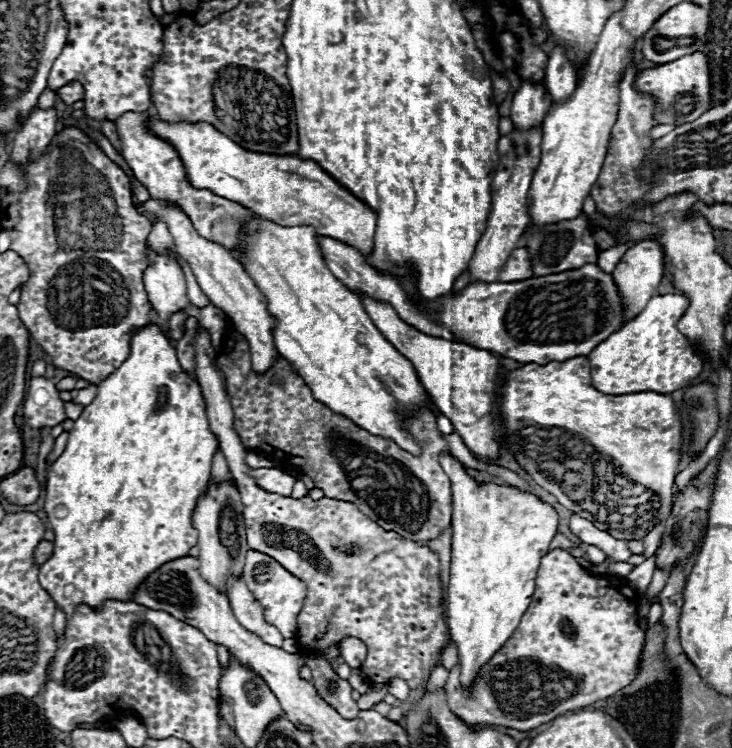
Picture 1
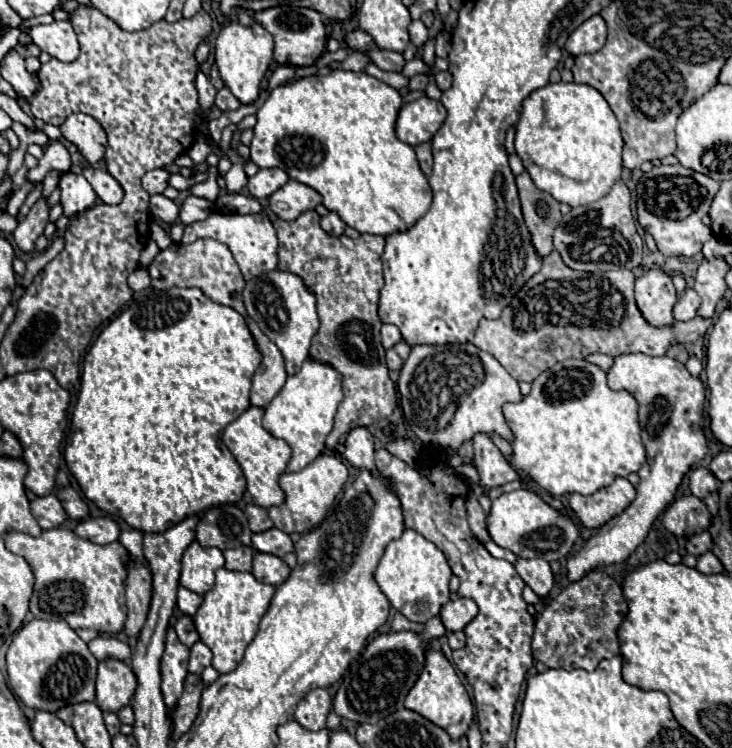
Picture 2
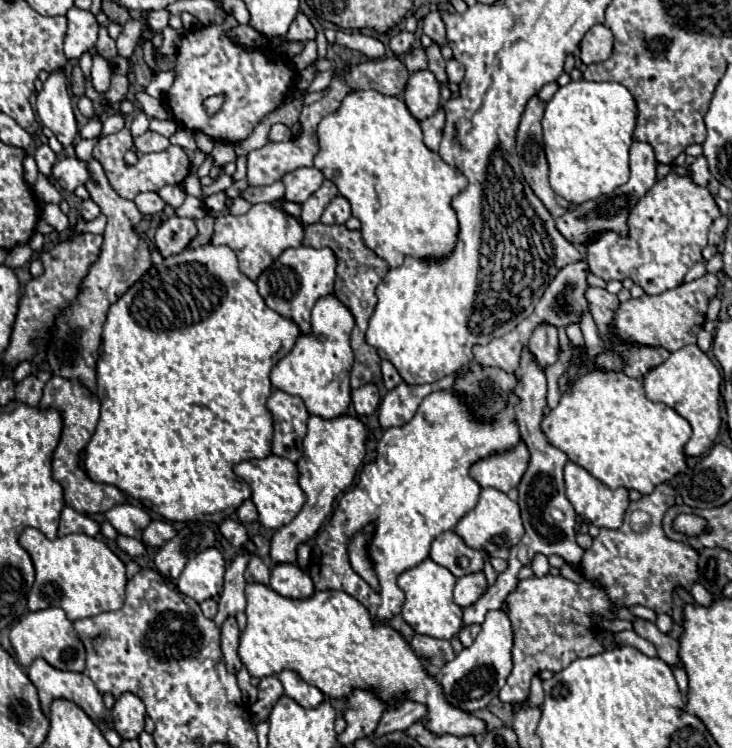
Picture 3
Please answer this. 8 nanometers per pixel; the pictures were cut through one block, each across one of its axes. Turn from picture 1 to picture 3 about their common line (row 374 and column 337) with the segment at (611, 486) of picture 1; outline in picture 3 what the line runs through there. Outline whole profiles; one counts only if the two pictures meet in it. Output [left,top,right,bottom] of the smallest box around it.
[308,392,520,622]

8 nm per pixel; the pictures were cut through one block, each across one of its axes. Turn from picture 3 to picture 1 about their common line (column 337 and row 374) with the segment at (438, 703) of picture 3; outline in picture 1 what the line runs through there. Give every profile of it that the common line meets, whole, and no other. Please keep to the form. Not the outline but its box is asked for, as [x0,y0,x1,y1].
[588,294,704,396]

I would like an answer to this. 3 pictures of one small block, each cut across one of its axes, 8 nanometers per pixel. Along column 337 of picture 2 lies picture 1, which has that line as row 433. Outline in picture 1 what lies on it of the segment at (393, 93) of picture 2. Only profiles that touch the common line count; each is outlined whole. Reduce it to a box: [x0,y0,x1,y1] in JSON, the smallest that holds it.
[38,324,218,620]

